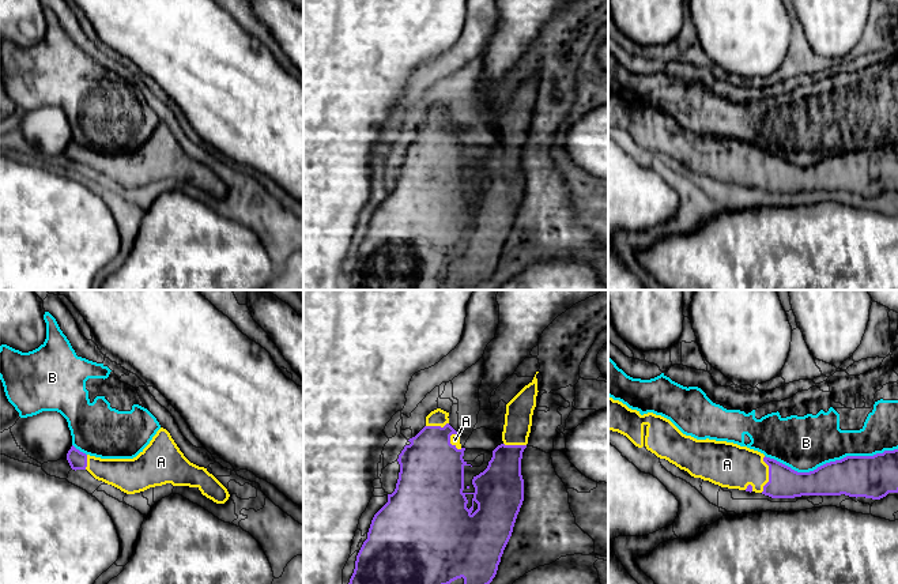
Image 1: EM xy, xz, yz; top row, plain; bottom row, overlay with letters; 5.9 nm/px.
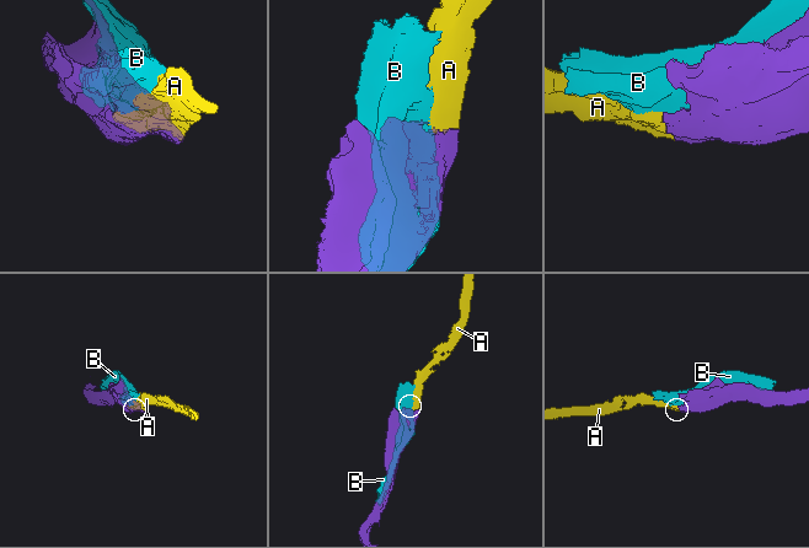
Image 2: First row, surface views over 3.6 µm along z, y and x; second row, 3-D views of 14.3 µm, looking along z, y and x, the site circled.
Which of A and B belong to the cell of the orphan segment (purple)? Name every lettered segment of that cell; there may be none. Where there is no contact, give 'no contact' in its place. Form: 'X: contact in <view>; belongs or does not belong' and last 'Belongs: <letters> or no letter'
A: contact in yz; belongs
B: contact in yz; does not belong
Belongs: A

